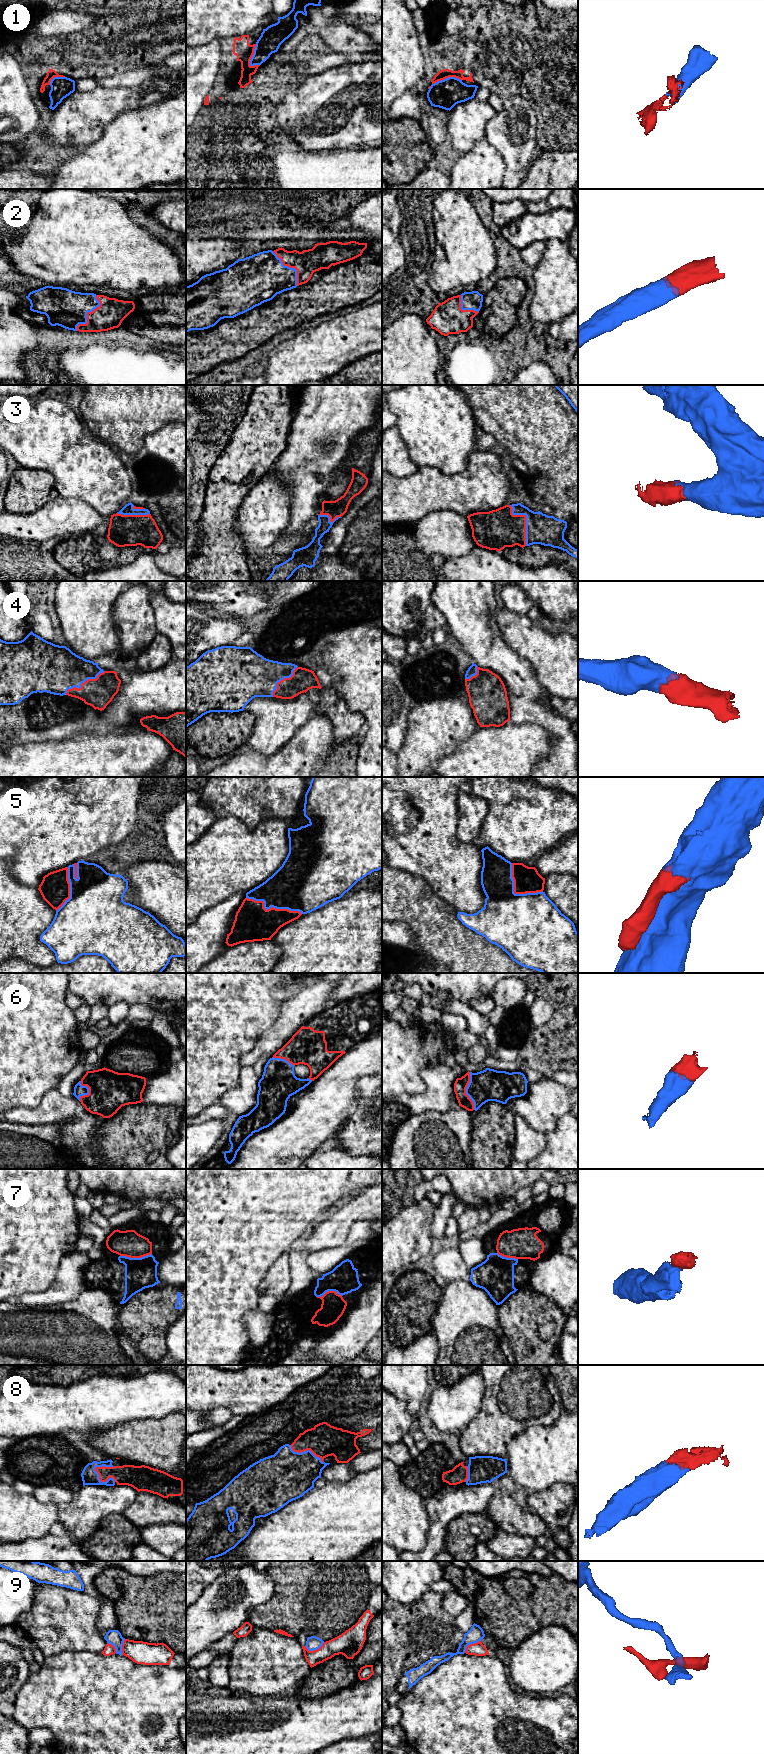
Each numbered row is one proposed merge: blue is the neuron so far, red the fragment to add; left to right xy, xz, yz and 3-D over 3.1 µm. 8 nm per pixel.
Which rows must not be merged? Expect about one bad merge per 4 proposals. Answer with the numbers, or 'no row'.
7, 9

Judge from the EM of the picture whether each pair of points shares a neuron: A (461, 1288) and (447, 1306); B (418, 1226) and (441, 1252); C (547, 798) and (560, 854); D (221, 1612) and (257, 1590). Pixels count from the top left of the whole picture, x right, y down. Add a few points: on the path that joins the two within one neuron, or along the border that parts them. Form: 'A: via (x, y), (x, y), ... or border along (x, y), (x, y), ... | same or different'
A: via (461, 1292), (451, 1302) | same
B: border along (436, 1247), (434, 1251) | different
C: border along (567, 835), (553, 847), (538, 856) | different
D: via (230, 1606), (248, 1590) | same

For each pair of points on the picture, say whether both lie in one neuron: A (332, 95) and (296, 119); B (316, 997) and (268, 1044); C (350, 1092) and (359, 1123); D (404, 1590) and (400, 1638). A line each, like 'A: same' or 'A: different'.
A: same
B: same
C: different
D: different

